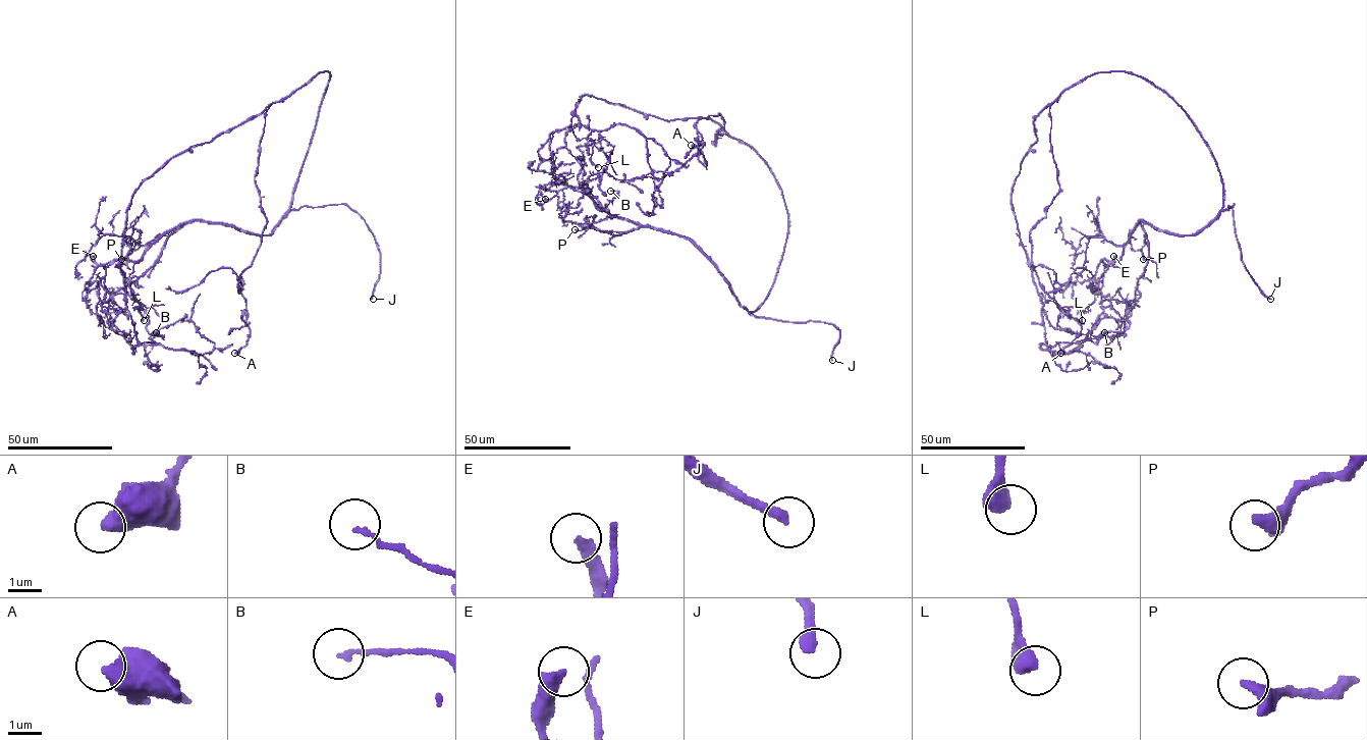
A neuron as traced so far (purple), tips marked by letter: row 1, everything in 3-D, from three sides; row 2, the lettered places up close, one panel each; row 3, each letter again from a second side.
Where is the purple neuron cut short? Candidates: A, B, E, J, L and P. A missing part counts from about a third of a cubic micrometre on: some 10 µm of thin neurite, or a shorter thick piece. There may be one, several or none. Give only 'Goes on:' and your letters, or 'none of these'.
Goes on: J, P

